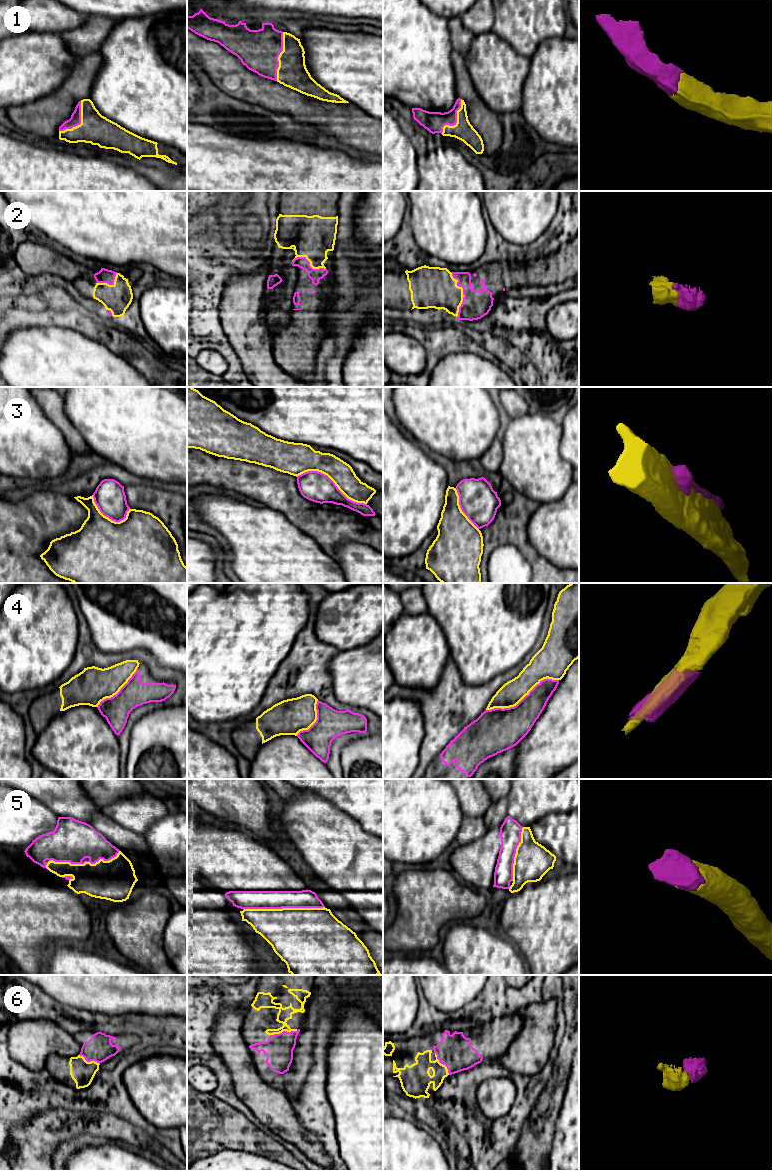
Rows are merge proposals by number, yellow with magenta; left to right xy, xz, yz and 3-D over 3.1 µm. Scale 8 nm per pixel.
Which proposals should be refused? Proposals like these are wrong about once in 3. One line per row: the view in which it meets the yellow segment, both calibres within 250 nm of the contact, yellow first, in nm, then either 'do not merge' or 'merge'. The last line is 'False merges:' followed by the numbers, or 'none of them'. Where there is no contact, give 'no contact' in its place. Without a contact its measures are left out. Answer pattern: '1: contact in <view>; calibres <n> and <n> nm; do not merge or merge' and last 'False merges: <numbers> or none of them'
1: contact in xz; calibres 240 and 320 nm; merge
2: contact in yz; calibres 340 and 220 nm; merge
3: contact in xz; calibres 190 and 240 nm; do not merge
4: contact in yz; calibres 190 and 300 nm; do not merge
5: contact in xz; calibres 440 and 140 nm; merge
6: contact in xz; calibres 110 and 220 nm; merge
False merges: 3, 4

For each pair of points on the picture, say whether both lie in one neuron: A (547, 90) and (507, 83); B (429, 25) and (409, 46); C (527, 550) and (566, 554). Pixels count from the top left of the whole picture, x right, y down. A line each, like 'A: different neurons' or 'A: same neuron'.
A: different neurons
B: same neuron
C: different neurons

